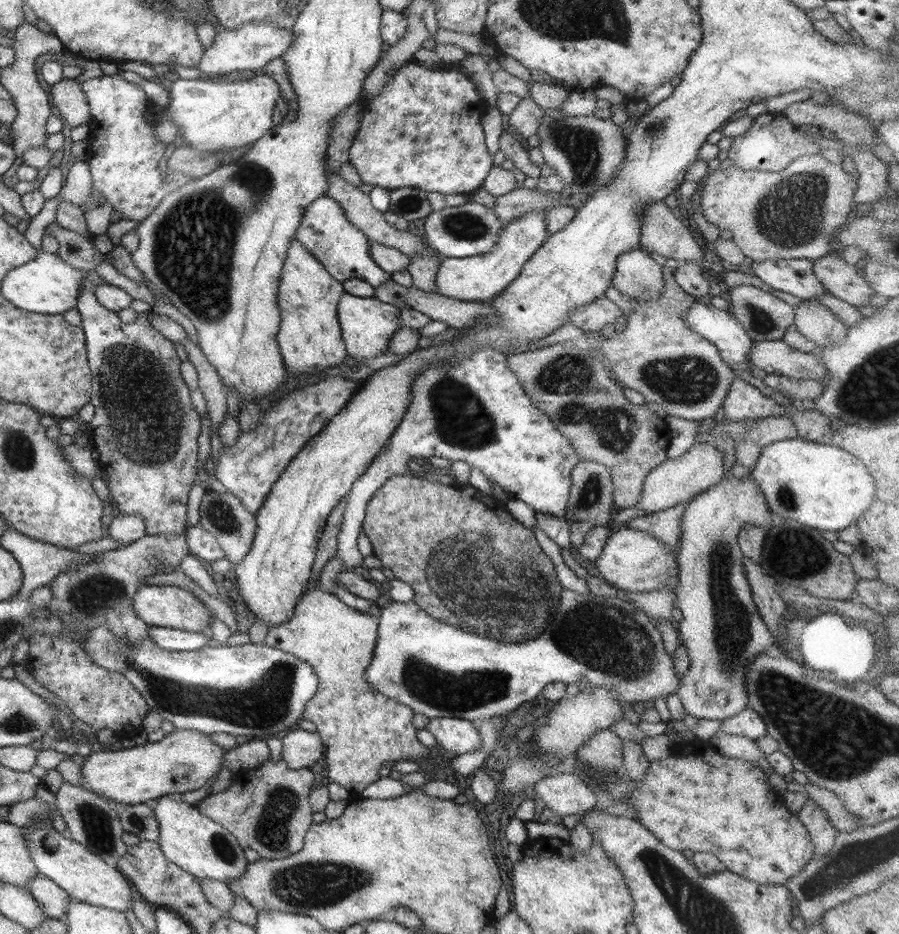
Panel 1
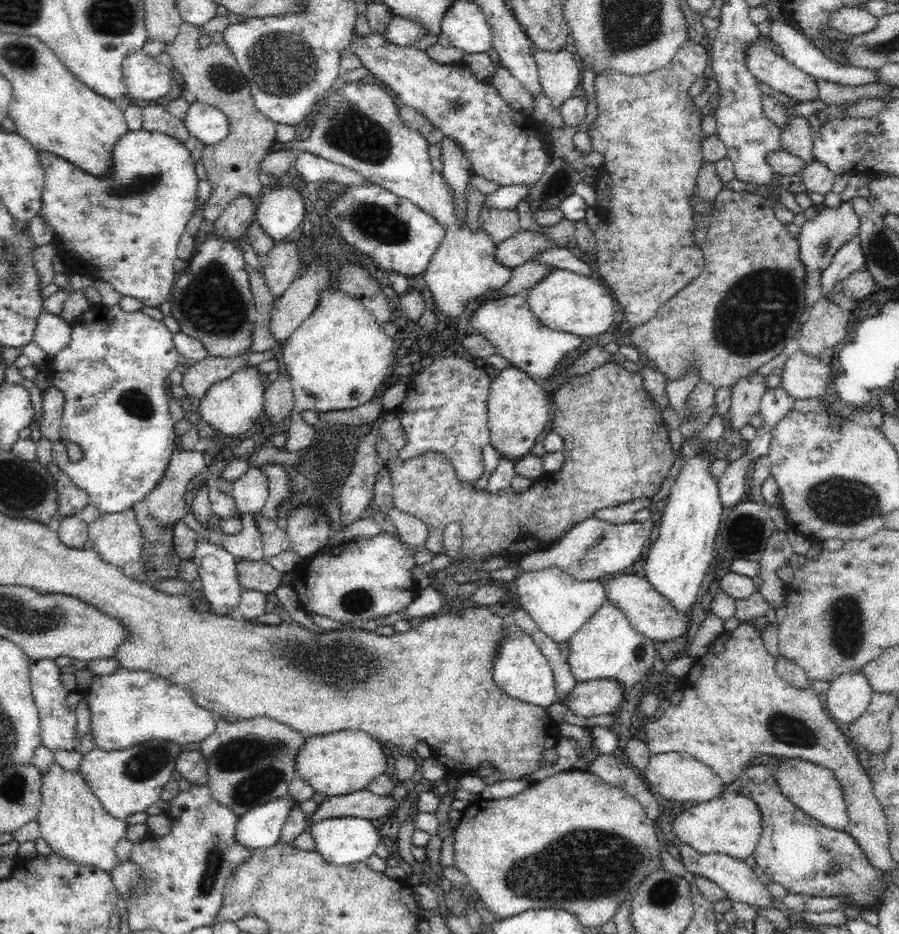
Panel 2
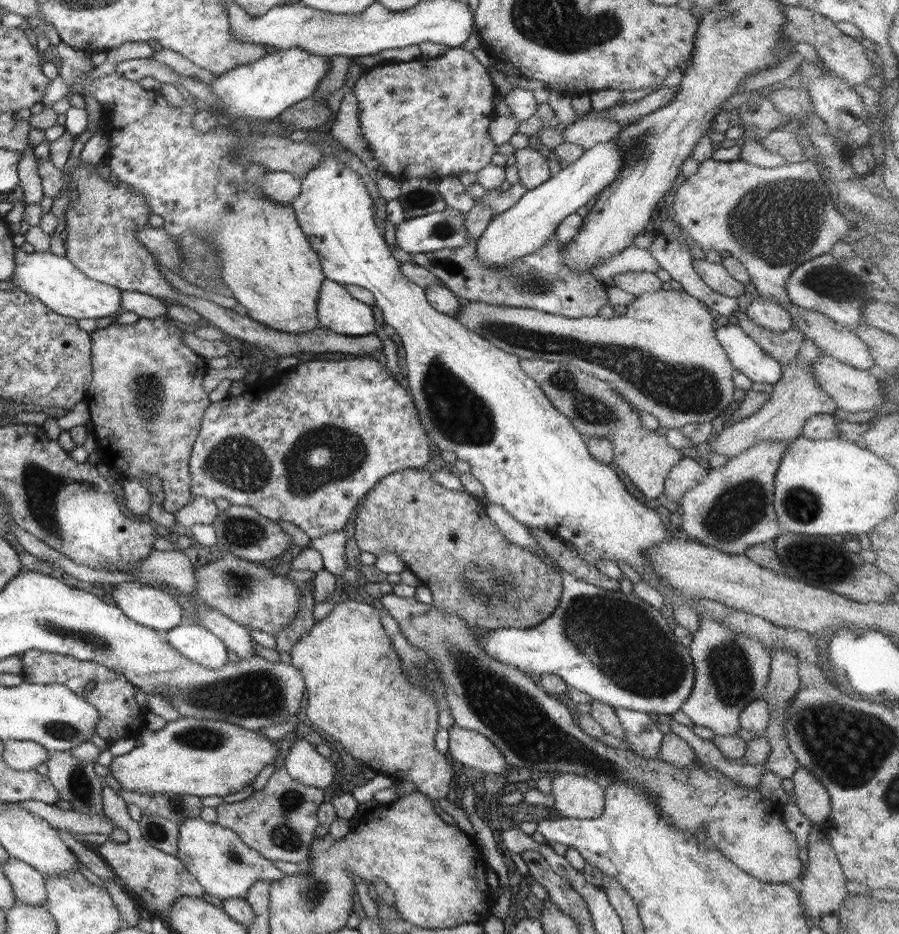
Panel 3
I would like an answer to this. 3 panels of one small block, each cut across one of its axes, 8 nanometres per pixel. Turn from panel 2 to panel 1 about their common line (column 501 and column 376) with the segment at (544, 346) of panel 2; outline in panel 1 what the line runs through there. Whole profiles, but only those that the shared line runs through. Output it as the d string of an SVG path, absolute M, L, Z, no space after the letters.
M345 293L337 308L345 349L354 363L361 363L366 358L386 353L394 333L402 326L398 306L382 303L376 298L361 298Z

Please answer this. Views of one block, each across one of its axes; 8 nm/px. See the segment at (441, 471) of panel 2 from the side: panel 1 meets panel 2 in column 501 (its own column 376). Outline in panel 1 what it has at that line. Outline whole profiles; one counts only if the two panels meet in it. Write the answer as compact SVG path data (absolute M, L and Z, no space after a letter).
M392 475L385 480L367 505L367 512L363 523L364 534L370 539L373 547L373 556L391 572L397 580L408 583L414 591L414 602L443 624L455 628L462 628L465 632L472 632L476 636L496 640L504 644L522 644L535 640L544 634L560 612L560 597L564 590L562 583L556 579L553 561L543 552L537 542L535 532L520 525L511 514L507 512L505 504L490 495L483 494L480 490L469 484L442 485L434 479L416 477L414 475Z

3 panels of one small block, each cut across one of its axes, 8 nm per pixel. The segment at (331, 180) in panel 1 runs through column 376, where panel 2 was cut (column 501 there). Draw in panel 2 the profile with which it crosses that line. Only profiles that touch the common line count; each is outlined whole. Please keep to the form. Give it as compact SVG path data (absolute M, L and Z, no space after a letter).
M482 208L479 221L480 227L496 244L504 242L520 230L516 209Z

